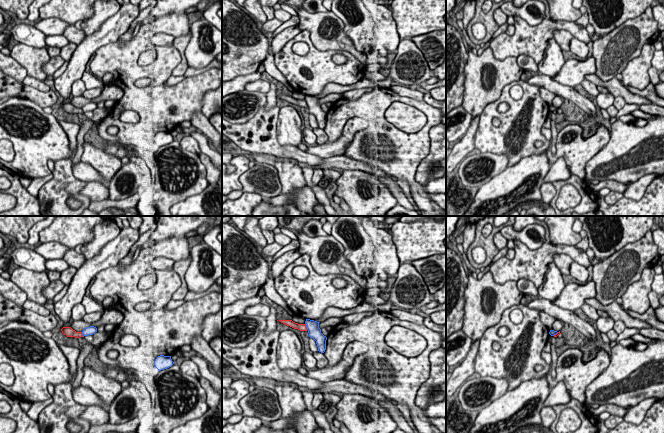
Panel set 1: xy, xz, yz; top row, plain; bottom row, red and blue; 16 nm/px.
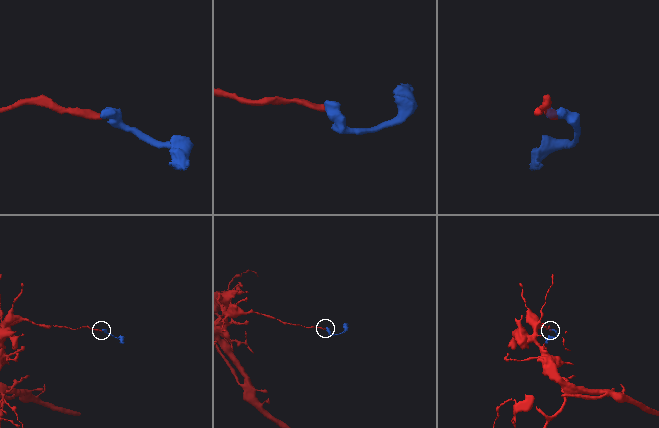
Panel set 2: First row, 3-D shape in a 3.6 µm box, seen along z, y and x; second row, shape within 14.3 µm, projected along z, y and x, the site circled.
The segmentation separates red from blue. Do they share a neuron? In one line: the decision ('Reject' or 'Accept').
Reject

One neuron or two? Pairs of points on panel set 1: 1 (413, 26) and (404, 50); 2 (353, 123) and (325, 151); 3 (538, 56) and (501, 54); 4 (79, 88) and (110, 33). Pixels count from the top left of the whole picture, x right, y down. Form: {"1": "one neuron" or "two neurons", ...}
{"1": "two neurons", "2": "one neuron", "3": "one neuron", "4": "two neurons"}

